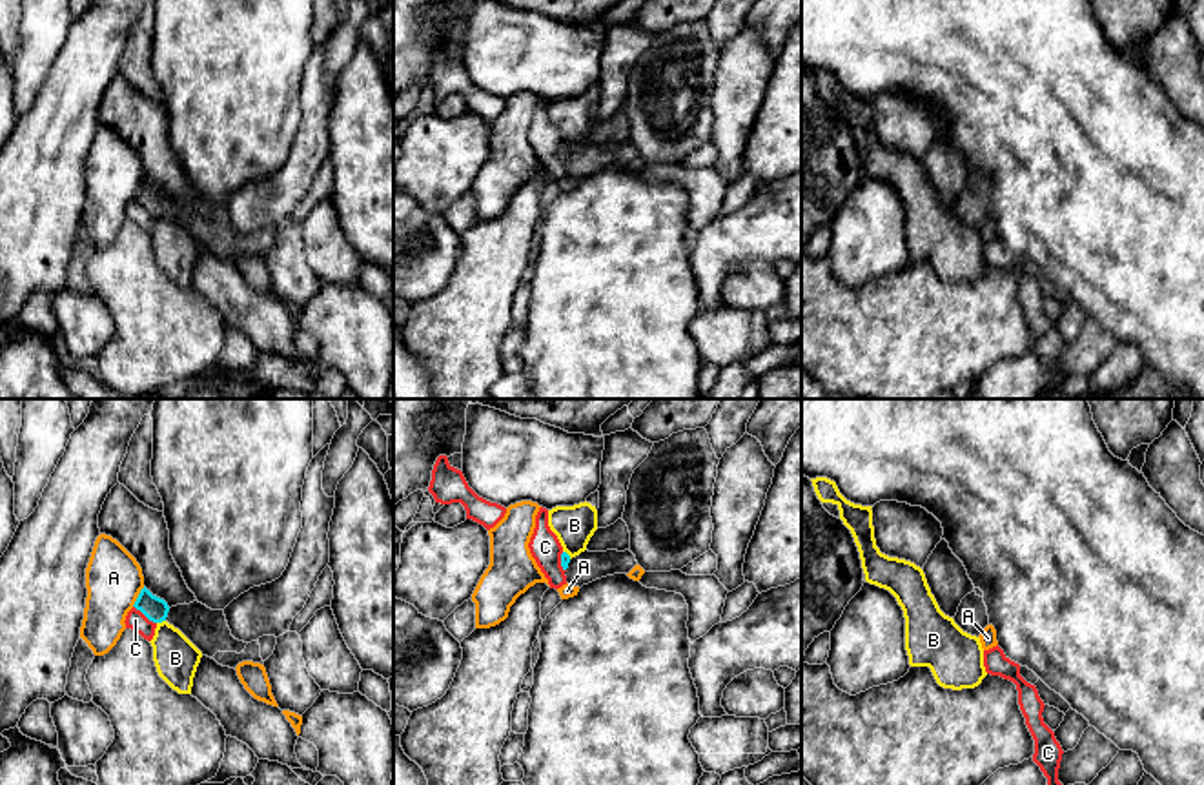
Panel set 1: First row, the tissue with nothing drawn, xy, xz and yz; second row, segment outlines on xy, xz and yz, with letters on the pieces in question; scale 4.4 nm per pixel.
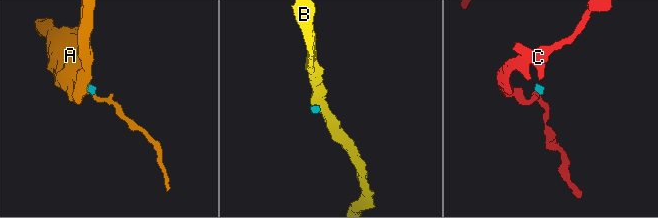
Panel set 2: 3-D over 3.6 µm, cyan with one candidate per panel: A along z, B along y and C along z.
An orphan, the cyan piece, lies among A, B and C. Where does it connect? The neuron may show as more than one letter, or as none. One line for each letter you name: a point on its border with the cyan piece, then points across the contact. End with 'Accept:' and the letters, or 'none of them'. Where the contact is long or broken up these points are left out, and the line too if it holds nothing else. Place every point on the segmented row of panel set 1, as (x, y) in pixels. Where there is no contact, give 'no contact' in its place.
Accept: none of them

